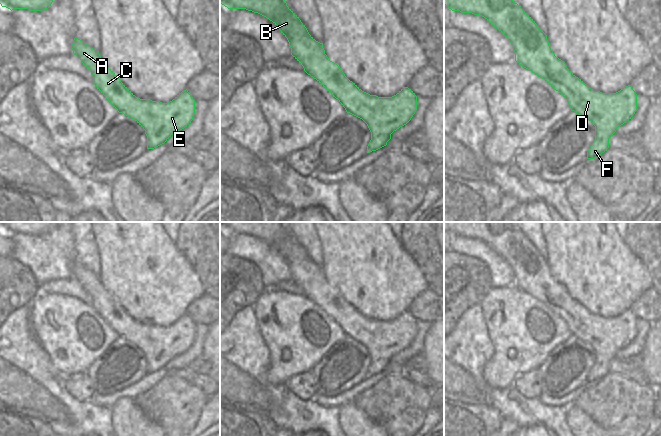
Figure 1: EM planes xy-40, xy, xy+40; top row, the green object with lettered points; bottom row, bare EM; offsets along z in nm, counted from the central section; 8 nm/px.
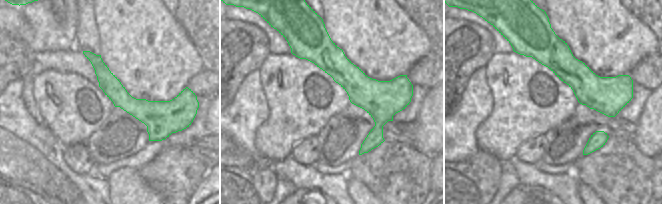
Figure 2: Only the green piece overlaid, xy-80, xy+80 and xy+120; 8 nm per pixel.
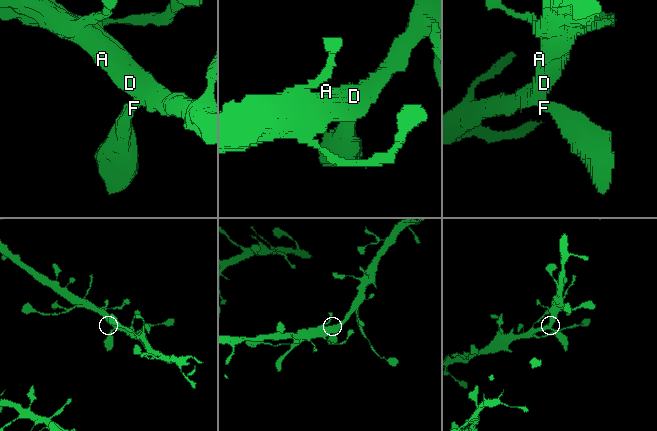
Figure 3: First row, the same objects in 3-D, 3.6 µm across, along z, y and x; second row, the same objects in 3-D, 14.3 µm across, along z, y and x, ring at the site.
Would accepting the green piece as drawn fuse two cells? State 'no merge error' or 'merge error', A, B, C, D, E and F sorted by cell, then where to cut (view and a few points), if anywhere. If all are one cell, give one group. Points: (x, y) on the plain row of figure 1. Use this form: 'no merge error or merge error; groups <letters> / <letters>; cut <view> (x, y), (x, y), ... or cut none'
no merge error; groups A B C D E F; cut none

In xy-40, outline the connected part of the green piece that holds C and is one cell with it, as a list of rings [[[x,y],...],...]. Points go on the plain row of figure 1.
[[[76,261],[71,272],[73,278],[91,296],[93,308],[107,325],[119,337],[134,343],[145,354],[147,373],[164,368],[174,357],[187,351],[193,344],[195,324],[187,313],[168,327],[140,323],[101,284],[99,275]]]

